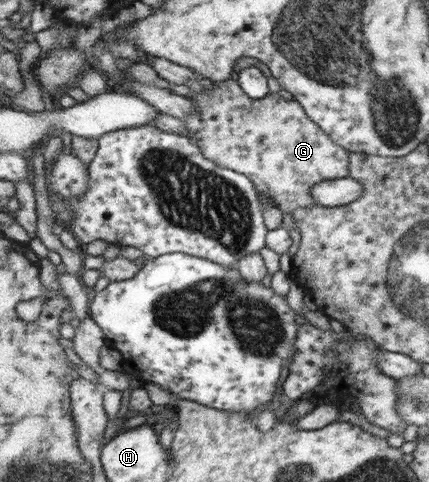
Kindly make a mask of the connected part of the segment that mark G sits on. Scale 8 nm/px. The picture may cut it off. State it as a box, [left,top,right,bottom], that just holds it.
[183,78,350,215]

